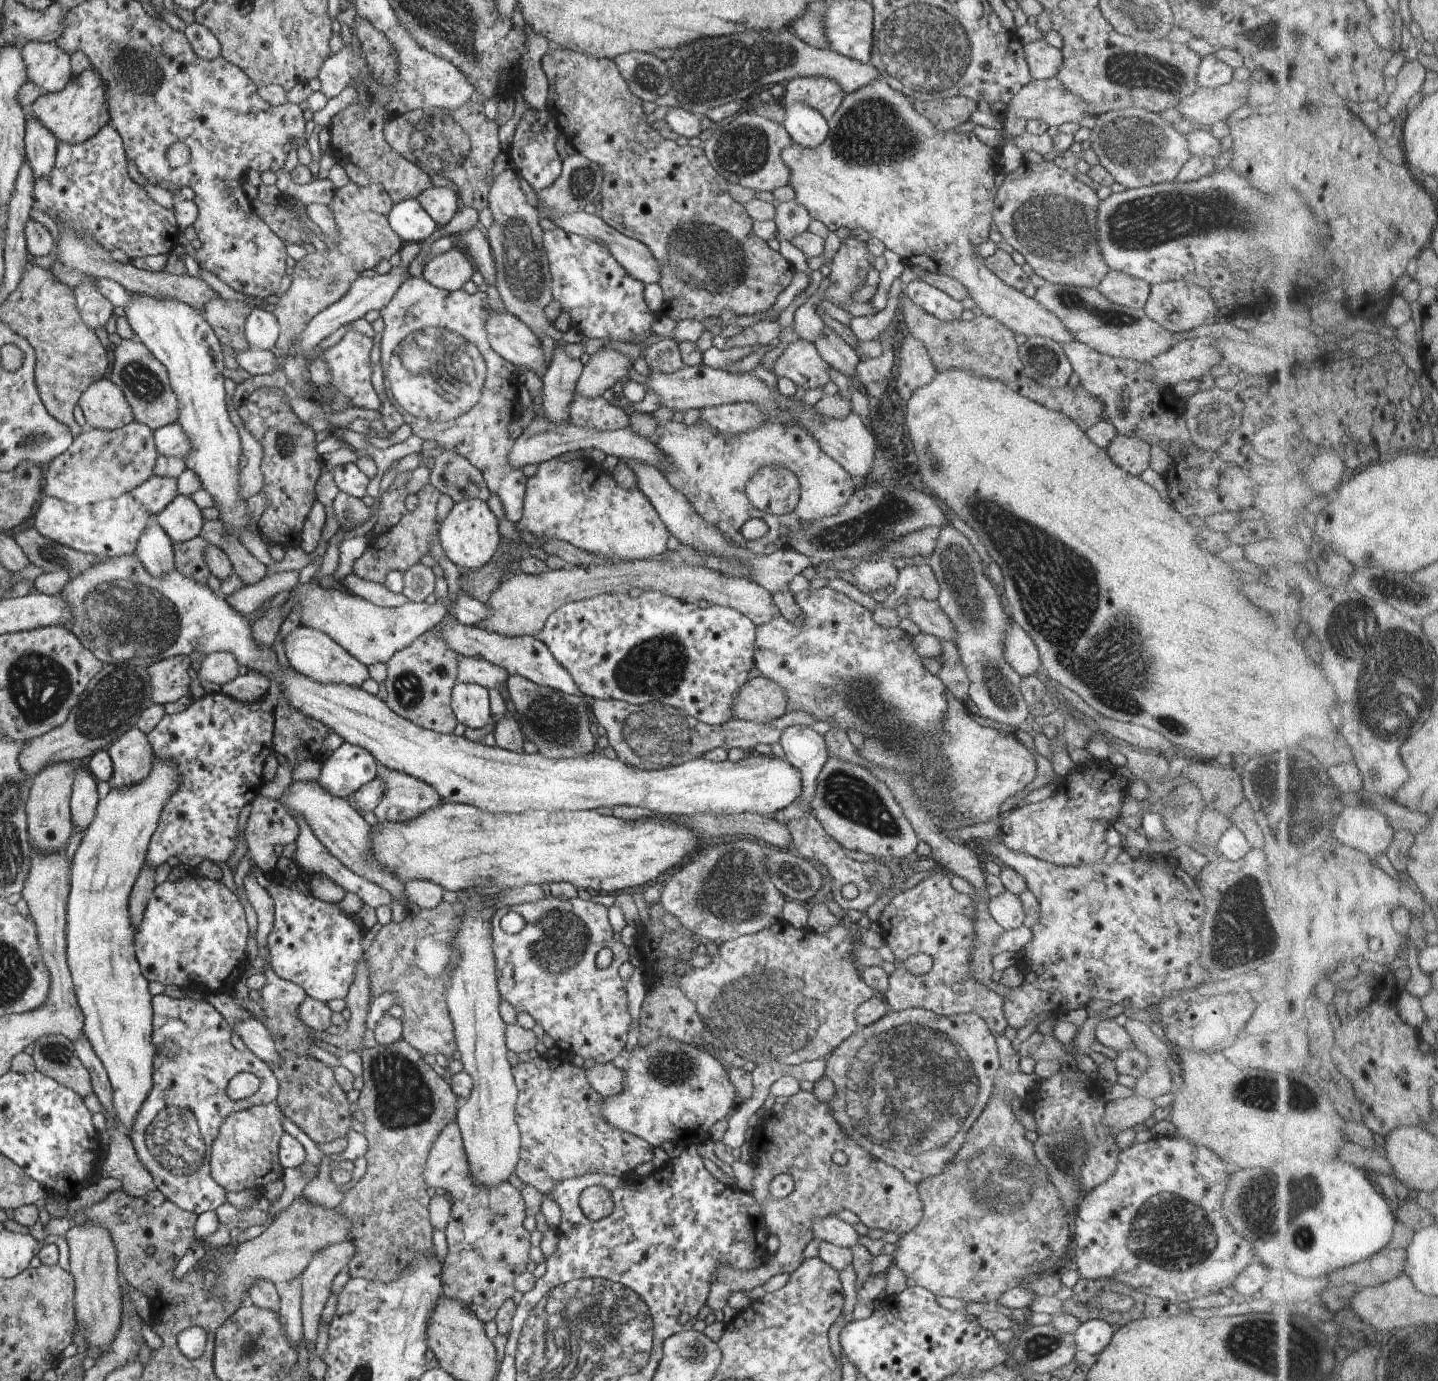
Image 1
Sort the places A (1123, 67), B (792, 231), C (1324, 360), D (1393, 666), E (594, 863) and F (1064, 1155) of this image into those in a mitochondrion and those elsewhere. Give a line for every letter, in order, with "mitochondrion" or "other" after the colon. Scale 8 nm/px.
A: mitochondrion
B: other
C: other
D: mitochondrion
E: other
F: mitochondrion

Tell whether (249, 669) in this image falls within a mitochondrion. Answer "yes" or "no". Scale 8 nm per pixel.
no

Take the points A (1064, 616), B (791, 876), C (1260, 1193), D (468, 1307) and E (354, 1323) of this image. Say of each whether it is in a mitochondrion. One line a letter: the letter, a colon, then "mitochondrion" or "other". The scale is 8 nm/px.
A: mitochondrion
B: mitochondrion
C: mitochondrion
D: other
E: other

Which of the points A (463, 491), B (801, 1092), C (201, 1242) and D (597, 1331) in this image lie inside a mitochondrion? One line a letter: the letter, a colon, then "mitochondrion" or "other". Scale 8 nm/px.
A: other
B: other
C: other
D: mitochondrion

